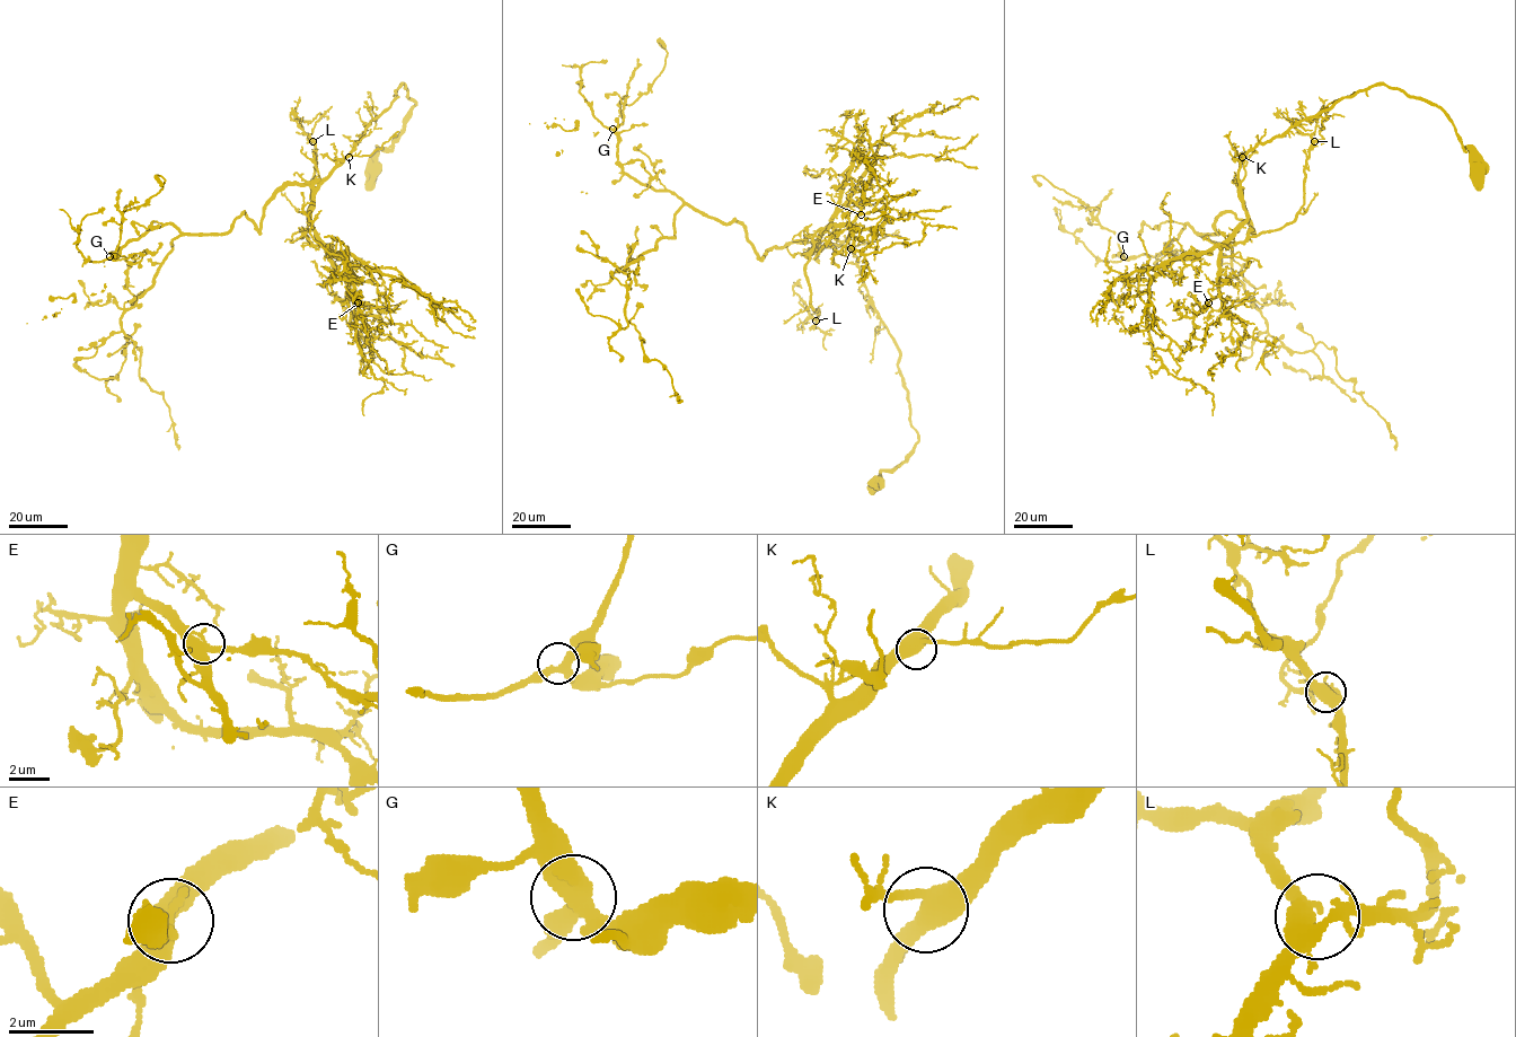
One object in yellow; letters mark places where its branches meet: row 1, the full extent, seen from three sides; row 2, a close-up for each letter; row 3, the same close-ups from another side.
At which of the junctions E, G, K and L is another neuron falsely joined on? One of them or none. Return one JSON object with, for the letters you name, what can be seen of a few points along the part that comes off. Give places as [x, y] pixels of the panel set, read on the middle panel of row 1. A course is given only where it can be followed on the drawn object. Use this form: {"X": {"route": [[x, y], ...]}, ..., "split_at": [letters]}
{"split_at": []}

